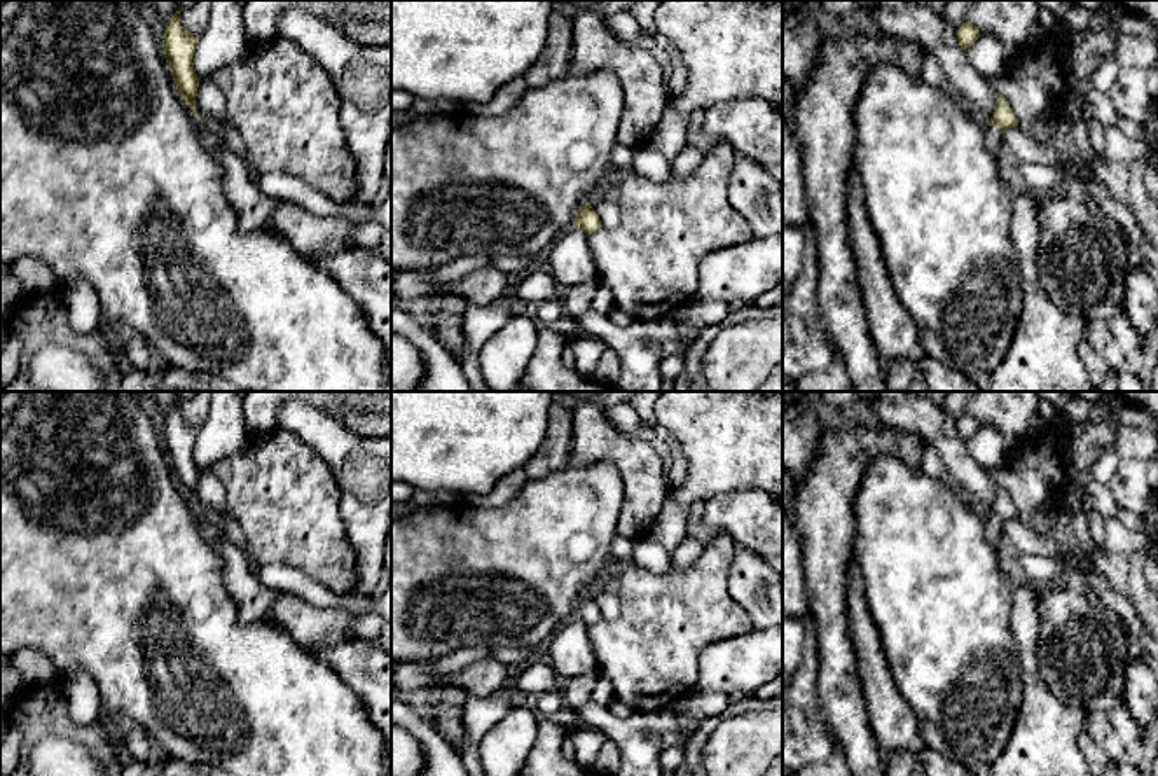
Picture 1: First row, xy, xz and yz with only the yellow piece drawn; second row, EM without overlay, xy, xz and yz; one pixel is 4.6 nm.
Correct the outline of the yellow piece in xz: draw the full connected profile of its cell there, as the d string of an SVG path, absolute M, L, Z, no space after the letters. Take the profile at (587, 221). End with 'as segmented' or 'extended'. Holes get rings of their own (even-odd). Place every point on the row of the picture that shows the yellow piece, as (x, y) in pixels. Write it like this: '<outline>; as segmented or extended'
M585 203L578 210L573 225L582 229L587 236L596 232L597 229L601 229L601 220L599 220L597 213L594 211L594 208L590 206L590 203Z; as segmented

